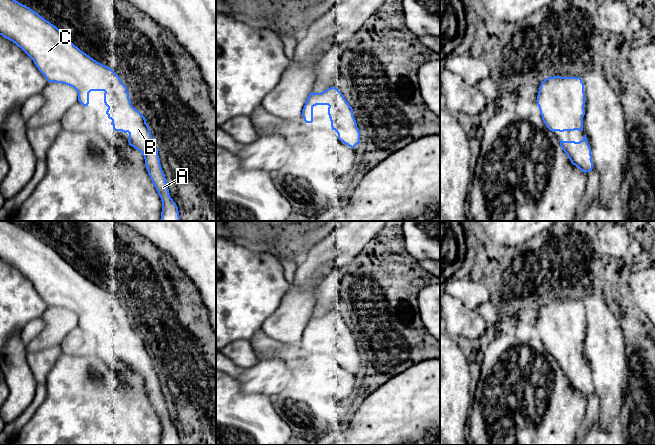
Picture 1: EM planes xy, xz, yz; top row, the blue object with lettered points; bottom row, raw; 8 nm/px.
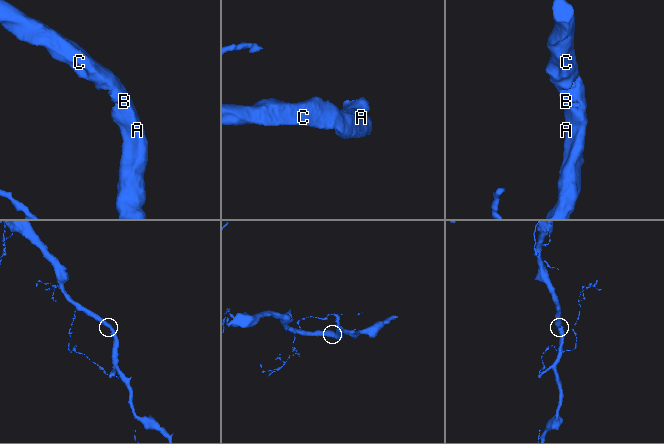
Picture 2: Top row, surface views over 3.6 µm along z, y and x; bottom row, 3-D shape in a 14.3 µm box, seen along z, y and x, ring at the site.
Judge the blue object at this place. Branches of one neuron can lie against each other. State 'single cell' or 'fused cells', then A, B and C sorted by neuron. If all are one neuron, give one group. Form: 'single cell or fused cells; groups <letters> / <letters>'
single cell; groups A B C

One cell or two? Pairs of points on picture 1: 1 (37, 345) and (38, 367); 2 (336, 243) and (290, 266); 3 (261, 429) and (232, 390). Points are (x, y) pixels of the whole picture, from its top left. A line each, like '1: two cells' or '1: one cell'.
1: two cells
2: two cells
3: one cell

